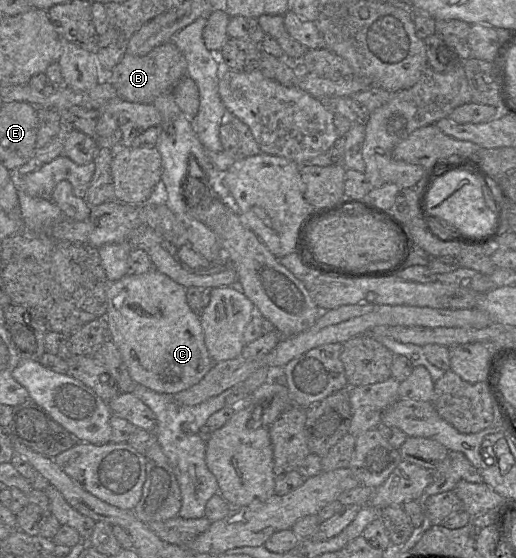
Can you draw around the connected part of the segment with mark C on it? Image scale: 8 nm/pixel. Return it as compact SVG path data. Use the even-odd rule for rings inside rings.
M156 269L144 274L129 272L109 283L105 320L109 339L119 350L130 377L152 391L174 395L198 383L214 365L205 345L200 313L188 305L186 288Z

